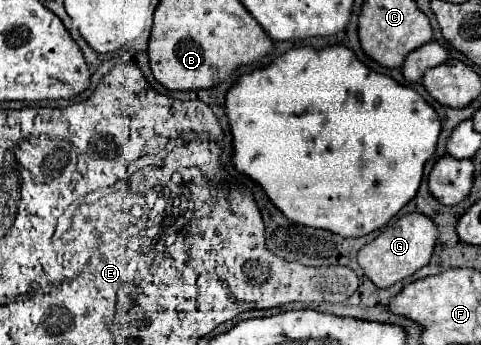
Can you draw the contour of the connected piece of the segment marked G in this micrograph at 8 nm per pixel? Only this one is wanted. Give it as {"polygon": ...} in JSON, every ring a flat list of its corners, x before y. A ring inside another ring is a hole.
{"polygon":[[409,213,403,215,395,225,389,225,377,239,367,243,359,255,357,261,363,269,363,273,377,285,377,287,391,287,397,281,407,279,421,267,425,267,433,255,433,249,439,241,439,229,431,221,431,217,423,213]]}

